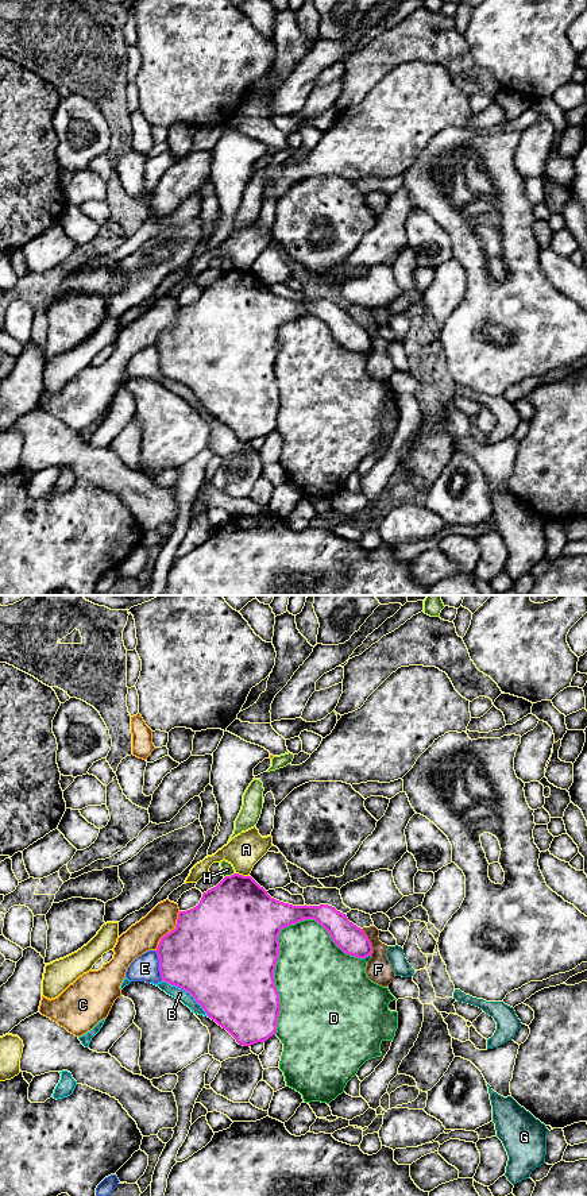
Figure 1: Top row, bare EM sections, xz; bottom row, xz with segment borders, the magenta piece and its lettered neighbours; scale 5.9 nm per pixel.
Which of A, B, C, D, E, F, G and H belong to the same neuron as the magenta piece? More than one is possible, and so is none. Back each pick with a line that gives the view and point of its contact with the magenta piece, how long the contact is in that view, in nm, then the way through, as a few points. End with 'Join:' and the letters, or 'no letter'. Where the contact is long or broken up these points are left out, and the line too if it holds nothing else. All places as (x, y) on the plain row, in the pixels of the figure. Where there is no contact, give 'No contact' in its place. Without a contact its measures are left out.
Join: no letter

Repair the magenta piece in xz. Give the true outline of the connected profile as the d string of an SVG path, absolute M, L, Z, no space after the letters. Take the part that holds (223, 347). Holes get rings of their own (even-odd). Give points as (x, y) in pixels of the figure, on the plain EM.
M233 269L204 288L196 302L179 306L175 324L161 333L155 347L162 377L189 387L239 440L264 437L275 431L281 408L274 374L281 347L278 331L282 324L305 315L320 319L345 350L371 351L372 342L364 327L335 302L283 298L271 293L251 271Z

